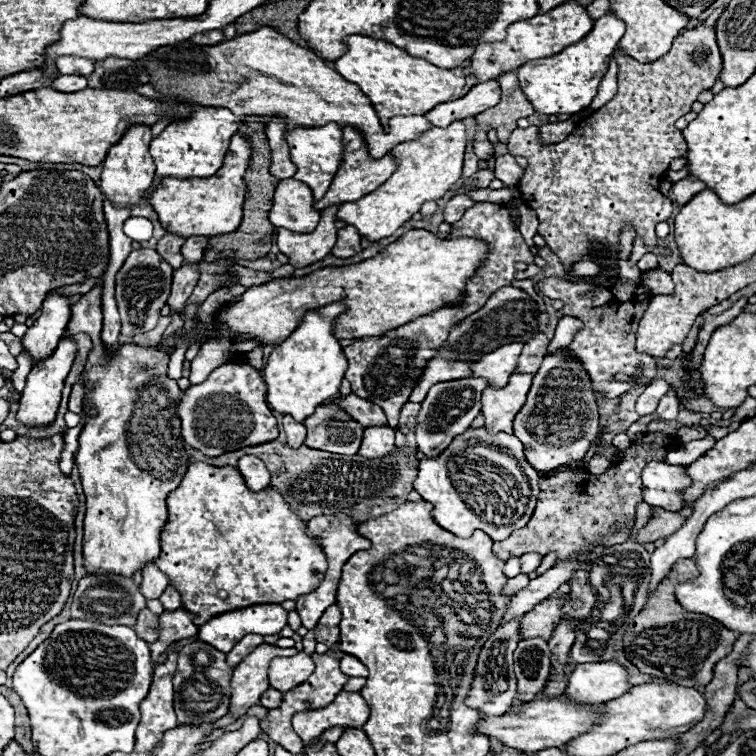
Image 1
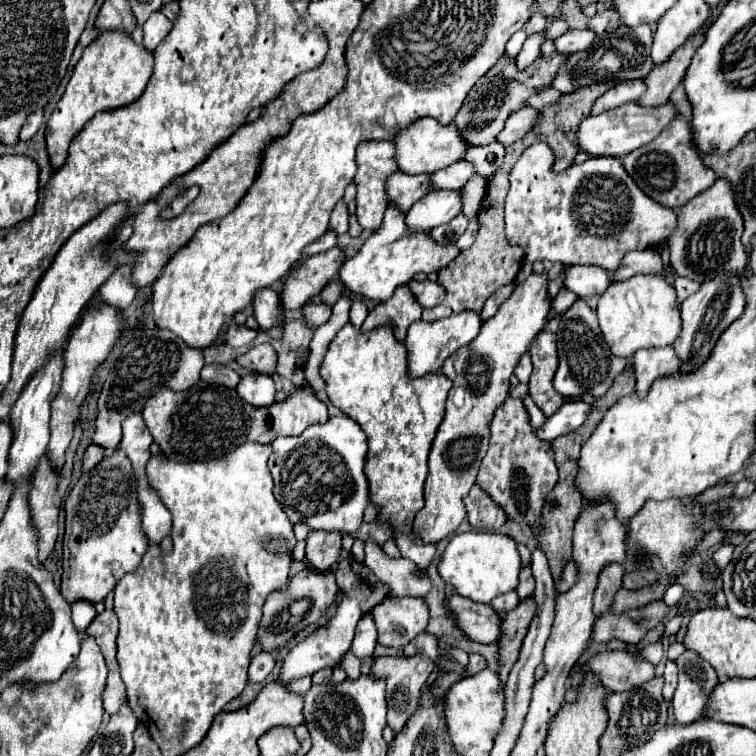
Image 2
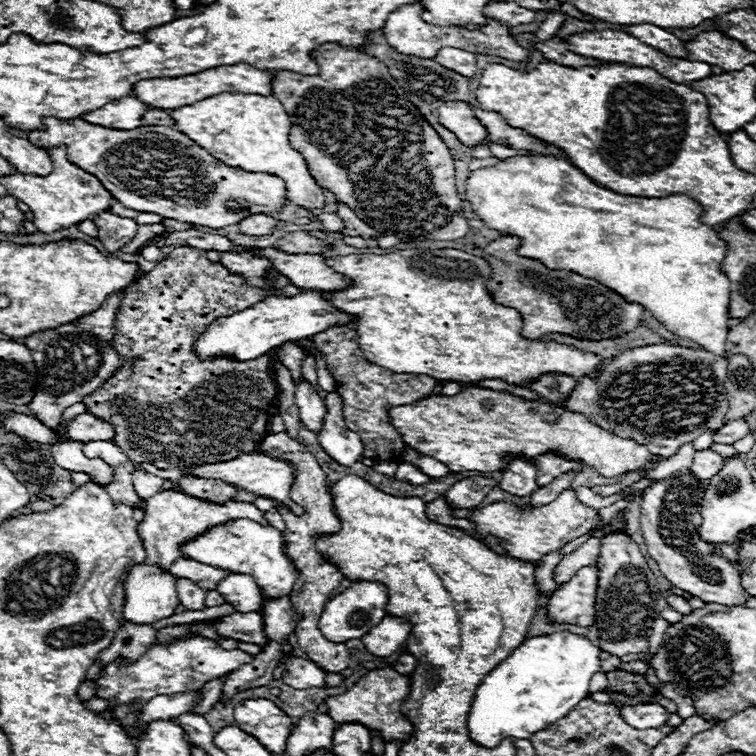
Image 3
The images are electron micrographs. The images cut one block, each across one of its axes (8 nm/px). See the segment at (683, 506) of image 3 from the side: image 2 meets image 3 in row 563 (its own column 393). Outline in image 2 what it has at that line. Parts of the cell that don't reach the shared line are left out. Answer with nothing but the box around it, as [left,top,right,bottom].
[372,656,434,732]

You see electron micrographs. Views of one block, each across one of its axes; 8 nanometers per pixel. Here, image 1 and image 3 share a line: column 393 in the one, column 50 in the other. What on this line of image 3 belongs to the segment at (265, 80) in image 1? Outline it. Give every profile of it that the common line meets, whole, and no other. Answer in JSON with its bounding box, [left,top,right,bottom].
[28,117,286,228]

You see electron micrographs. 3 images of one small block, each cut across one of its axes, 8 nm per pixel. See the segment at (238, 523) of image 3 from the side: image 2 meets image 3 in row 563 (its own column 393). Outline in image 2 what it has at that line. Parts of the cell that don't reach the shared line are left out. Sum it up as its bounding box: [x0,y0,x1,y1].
[340,204,458,302]

